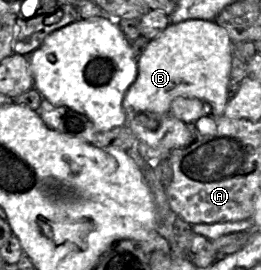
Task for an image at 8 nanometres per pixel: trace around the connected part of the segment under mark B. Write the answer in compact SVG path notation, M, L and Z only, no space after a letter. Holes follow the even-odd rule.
M190 19L185 20L179 23L170 23L168 27L156 38L149 41L143 53L137 59L137 76L132 85L127 90L124 99L123 99L123 108L126 114L127 127L133 133L133 135L140 141L146 143L148 146L157 148L157 149L165 149L172 151L178 148L184 148L192 144L197 139L197 130L196 123L203 117L211 117L213 121L219 119L224 115L225 107L228 102L227 96L227 87L230 80L230 69L231 69L231 61L233 56L233 43L228 35L226 29L218 25L214 20L202 20L202 19ZM177 97L188 97L188 98L196 98L203 102L204 104L204 115L199 117L196 121L192 123L186 123L183 120L177 118L172 114L171 104L174 99ZM139 113L152 113L156 115L156 118L159 122L158 127L155 130L150 130L140 123L138 123L135 118Z

